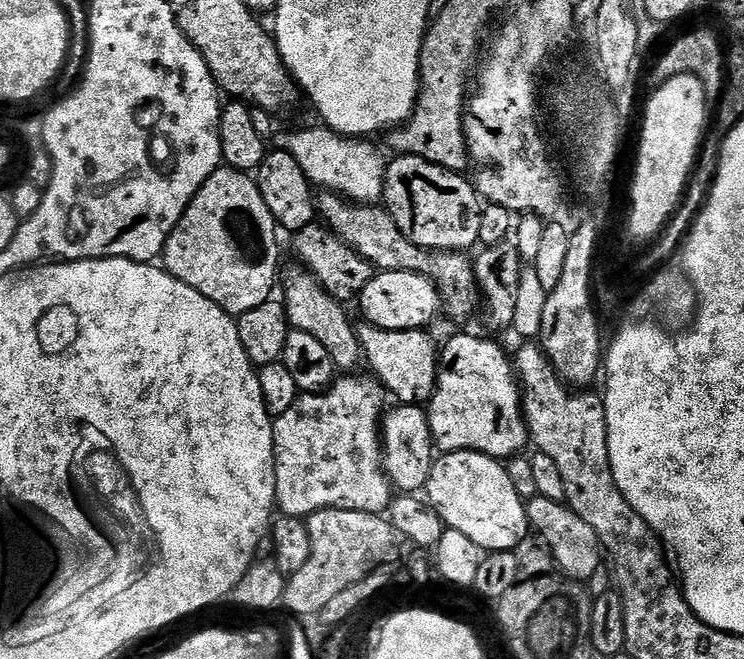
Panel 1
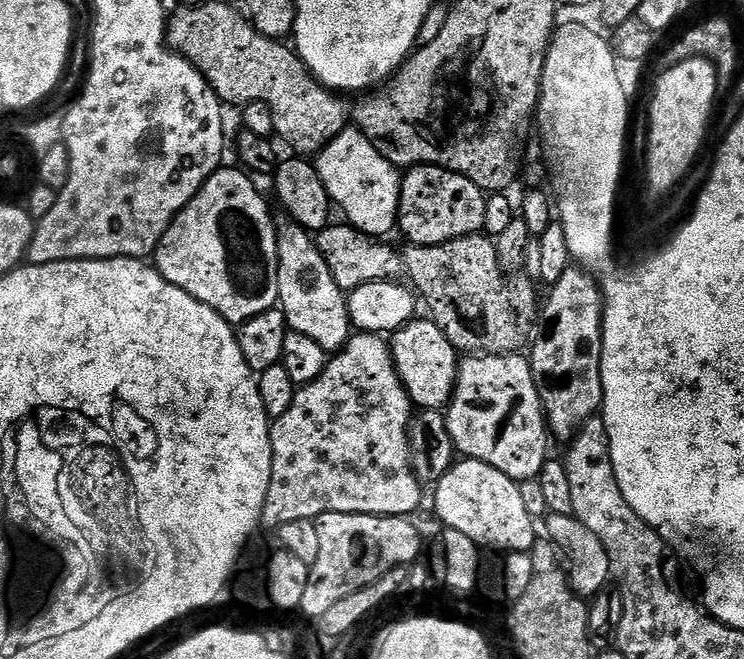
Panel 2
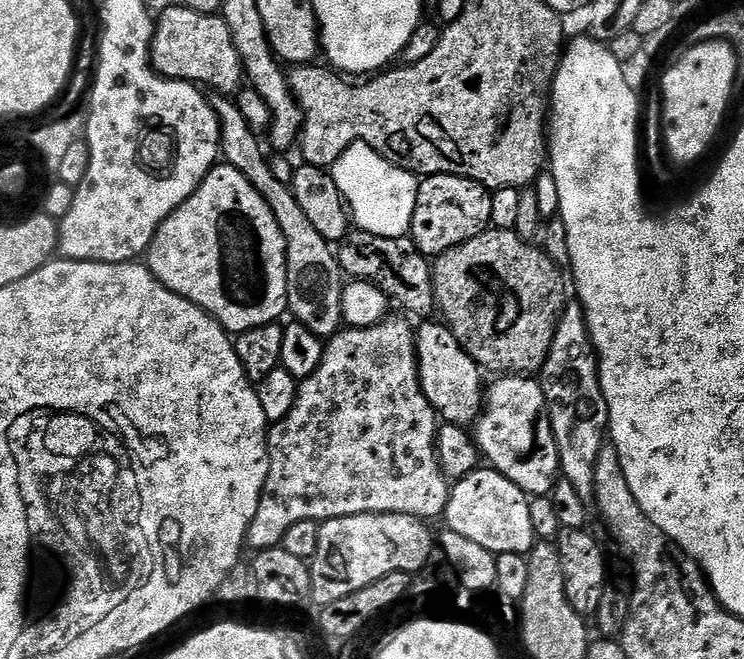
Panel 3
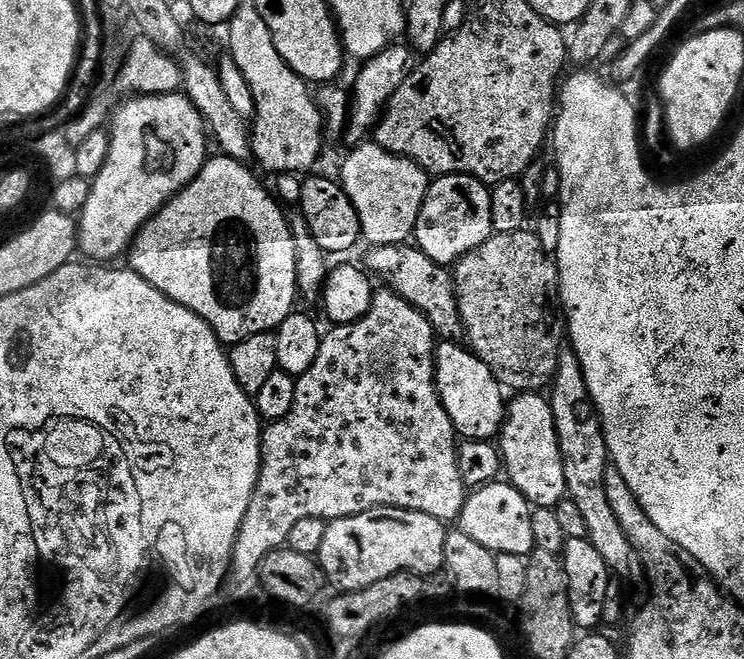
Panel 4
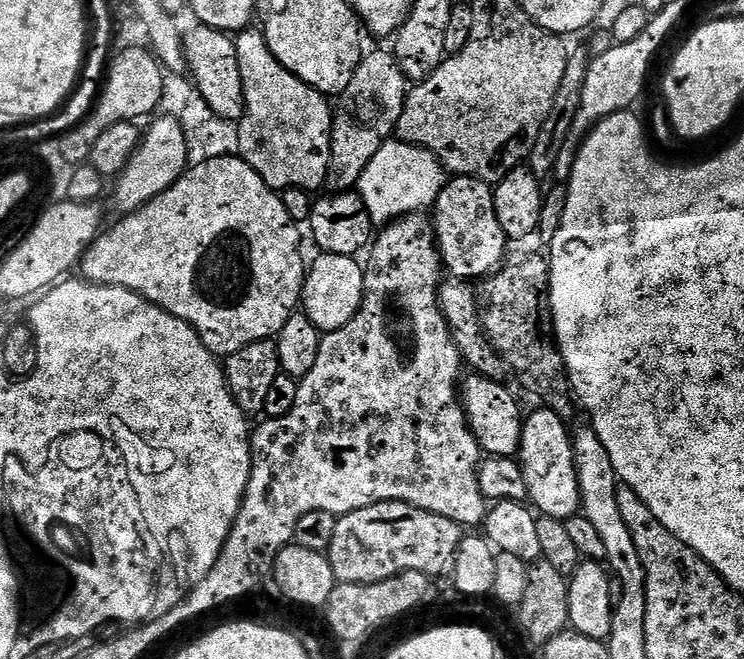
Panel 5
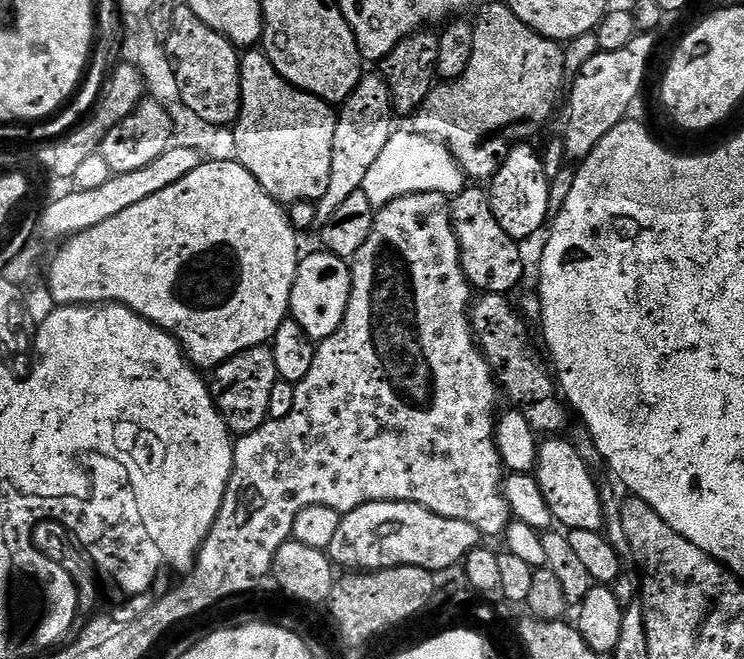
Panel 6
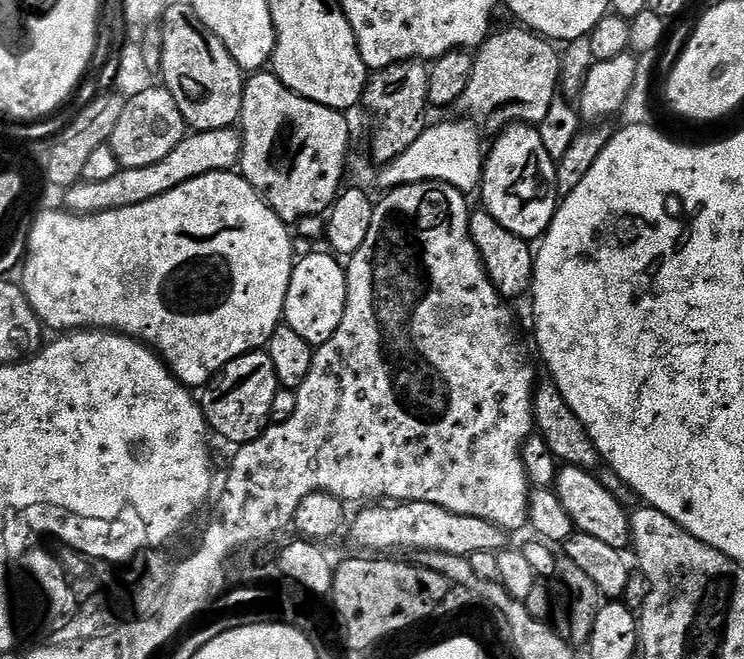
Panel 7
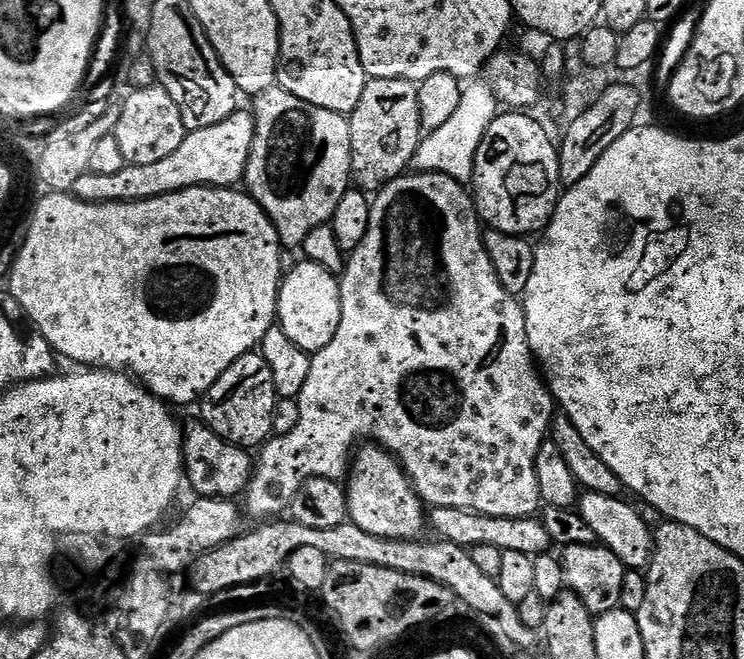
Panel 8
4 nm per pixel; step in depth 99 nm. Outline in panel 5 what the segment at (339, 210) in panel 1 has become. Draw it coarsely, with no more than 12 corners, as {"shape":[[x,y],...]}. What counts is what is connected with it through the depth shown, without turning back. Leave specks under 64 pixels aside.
{"shape":[[509,255],[479,285],[484,335],[568,422],[547,259]]}

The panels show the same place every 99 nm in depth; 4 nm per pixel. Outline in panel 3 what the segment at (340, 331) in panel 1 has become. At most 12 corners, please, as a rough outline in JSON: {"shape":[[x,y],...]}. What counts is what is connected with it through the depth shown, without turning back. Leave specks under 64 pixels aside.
{"shape":[[216,94],[220,156],[274,210],[286,238],[291,317],[316,336],[343,325],[340,271],[261,137]]}

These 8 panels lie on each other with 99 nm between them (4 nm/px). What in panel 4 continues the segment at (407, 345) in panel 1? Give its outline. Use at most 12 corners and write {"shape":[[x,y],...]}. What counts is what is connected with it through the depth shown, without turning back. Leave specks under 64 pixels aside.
{"shape":[[460,342],[434,353],[436,389],[461,441],[495,441],[506,389]]}

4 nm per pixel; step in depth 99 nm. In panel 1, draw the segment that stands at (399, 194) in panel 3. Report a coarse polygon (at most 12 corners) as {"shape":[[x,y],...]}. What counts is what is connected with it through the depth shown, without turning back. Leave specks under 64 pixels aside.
{"shape":[[330,128],[277,131],[306,178],[357,204],[384,195],[375,143]]}

